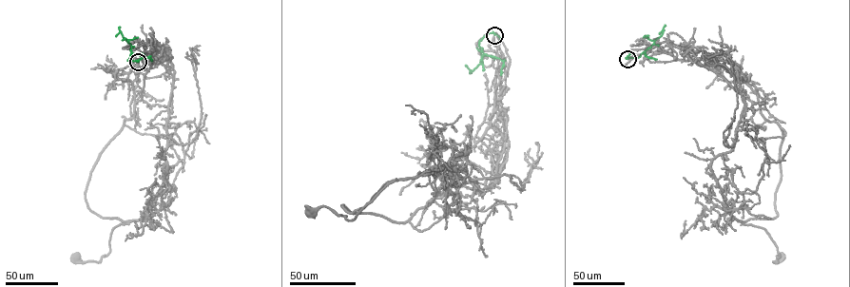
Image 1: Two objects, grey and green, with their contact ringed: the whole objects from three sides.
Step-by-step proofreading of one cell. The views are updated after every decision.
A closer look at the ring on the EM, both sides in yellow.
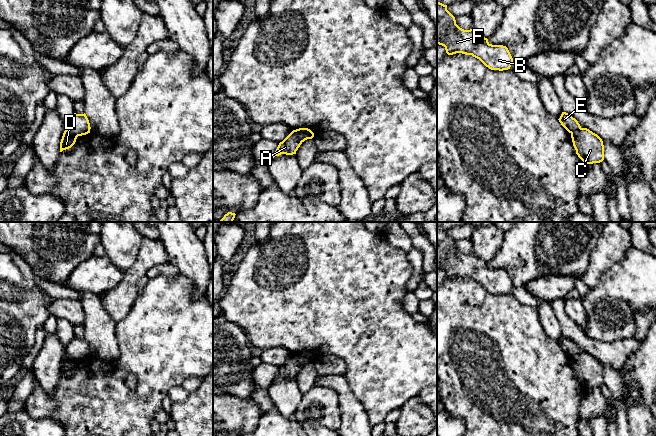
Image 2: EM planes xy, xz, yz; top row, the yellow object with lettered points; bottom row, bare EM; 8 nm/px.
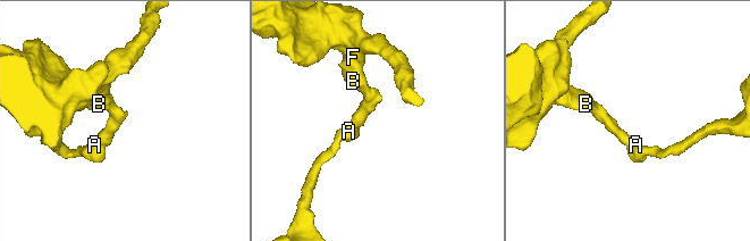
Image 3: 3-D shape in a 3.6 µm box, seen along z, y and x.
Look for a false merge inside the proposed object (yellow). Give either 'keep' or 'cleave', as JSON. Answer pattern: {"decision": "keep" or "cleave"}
{"decision": "cleave"}

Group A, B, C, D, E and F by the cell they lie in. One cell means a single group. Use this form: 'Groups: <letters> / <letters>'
Groups: A C D / B E F

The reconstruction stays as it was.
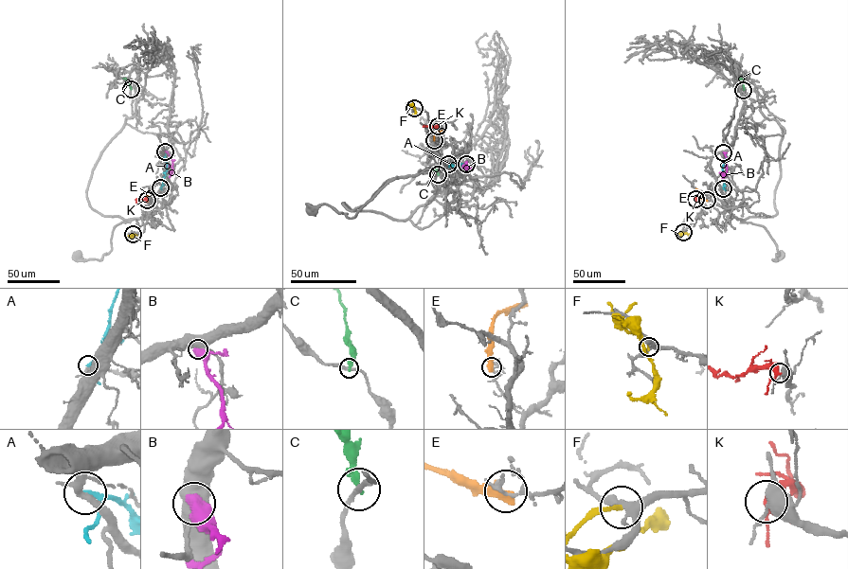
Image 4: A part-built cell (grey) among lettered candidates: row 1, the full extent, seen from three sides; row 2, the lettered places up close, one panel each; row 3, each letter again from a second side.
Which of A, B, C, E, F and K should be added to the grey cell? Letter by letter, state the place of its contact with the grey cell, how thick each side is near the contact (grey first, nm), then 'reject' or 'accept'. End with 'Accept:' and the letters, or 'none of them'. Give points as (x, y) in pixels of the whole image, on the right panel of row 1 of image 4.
A: contact (723, 188); calibres 240 and 160 nm; reject
B: contact (723, 152); calibres 550 and 700 nm; reject
C: contact (743, 90); calibres 200 and 280 nm; reject
E: contact (707, 200); calibres 110 and 500 nm; reject
F: contact (683, 232); calibres 320 and 200 nm; reject
K: contact (695, 199); calibres 400 and 240 nm; reject
Accept: none of them

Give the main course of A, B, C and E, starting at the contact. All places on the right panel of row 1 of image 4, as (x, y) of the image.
A: (723, 188), (722, 168), (726, 155)
B: (723, 152), (727, 171), (723, 178), (719, 172)
C: (744, 90), (740, 79), (743, 79)
E: (707, 201), (695, 188)

